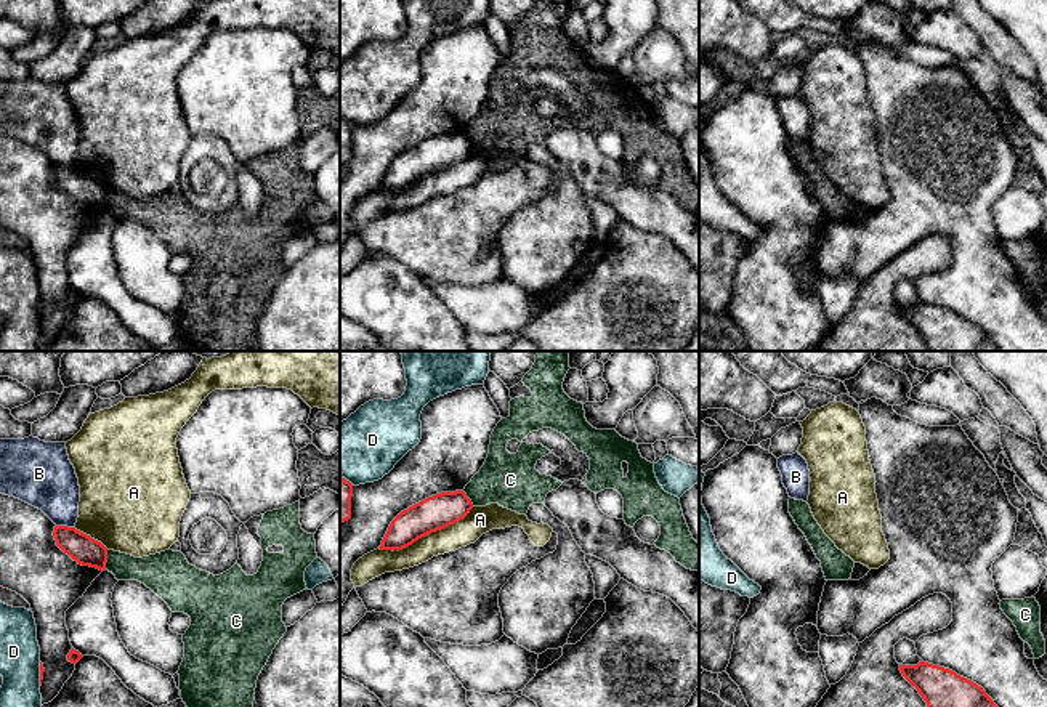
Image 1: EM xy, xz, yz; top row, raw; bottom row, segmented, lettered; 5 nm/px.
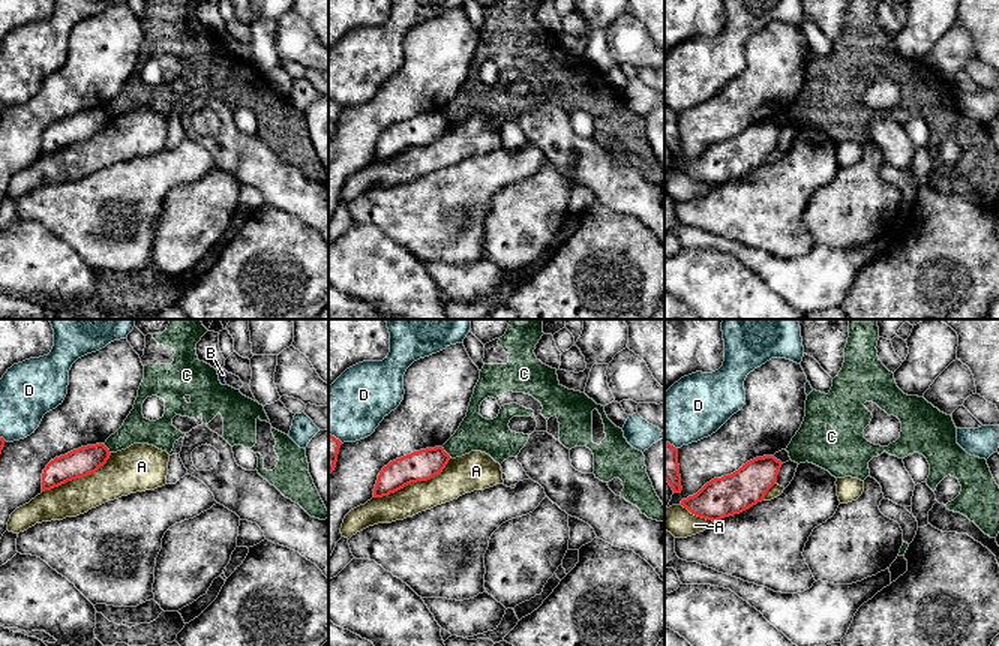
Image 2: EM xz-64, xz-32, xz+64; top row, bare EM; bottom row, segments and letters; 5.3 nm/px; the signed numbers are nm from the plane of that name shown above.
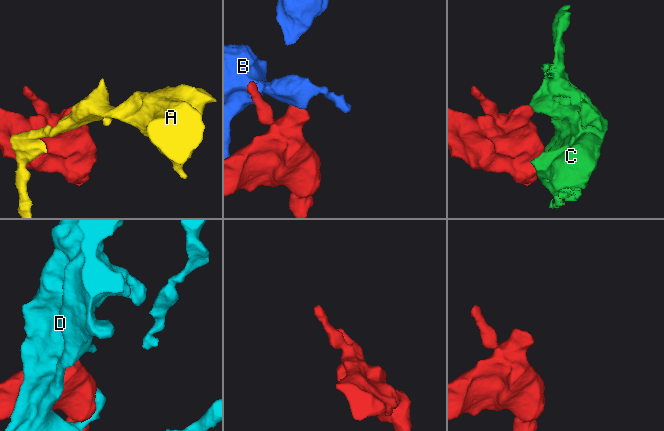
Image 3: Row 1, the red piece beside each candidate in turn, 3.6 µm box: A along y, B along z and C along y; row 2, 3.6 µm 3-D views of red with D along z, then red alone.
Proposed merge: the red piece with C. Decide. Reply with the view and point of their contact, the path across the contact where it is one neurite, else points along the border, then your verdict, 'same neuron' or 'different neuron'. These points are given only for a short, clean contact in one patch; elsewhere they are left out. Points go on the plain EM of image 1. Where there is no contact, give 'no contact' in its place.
contact xy (106, 201); border xy (108, 191), (105, 209); different neuron

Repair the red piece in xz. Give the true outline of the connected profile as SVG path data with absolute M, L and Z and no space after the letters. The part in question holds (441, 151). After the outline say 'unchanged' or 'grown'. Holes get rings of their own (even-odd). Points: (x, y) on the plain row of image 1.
M463 131L431 136L401 152L390 165L380 191L402 191L418 180L463 160L473 149Z; unchanged

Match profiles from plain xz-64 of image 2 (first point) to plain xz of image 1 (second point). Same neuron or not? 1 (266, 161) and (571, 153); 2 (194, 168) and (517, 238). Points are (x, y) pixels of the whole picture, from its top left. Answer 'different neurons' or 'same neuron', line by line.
1: same neuron
2: different neurons

